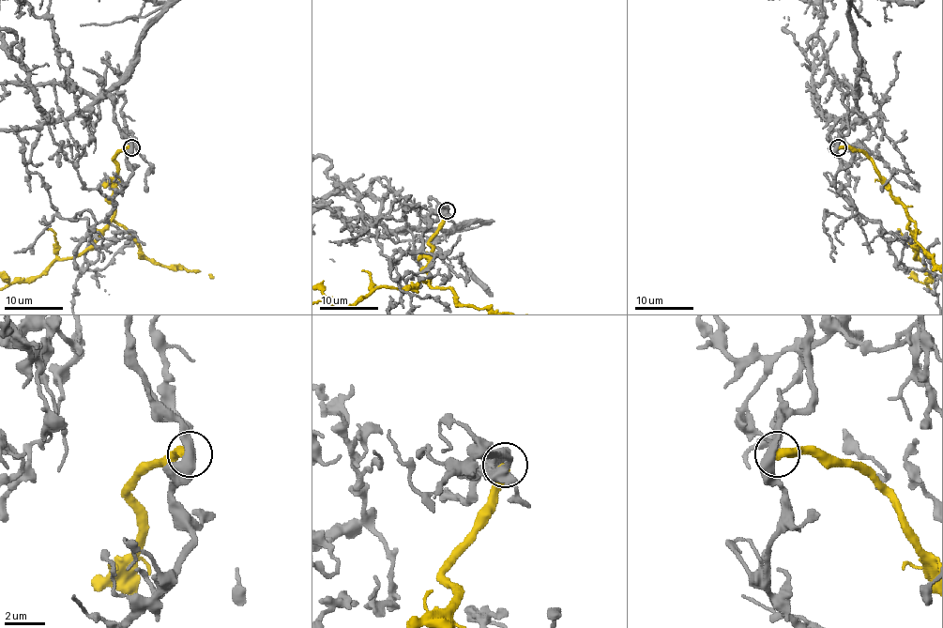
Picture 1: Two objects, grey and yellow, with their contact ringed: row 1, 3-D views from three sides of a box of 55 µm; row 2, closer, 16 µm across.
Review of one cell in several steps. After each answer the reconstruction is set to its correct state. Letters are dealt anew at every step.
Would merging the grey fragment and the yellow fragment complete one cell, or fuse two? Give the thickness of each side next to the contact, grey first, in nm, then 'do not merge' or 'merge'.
400/440 nm | do not merge

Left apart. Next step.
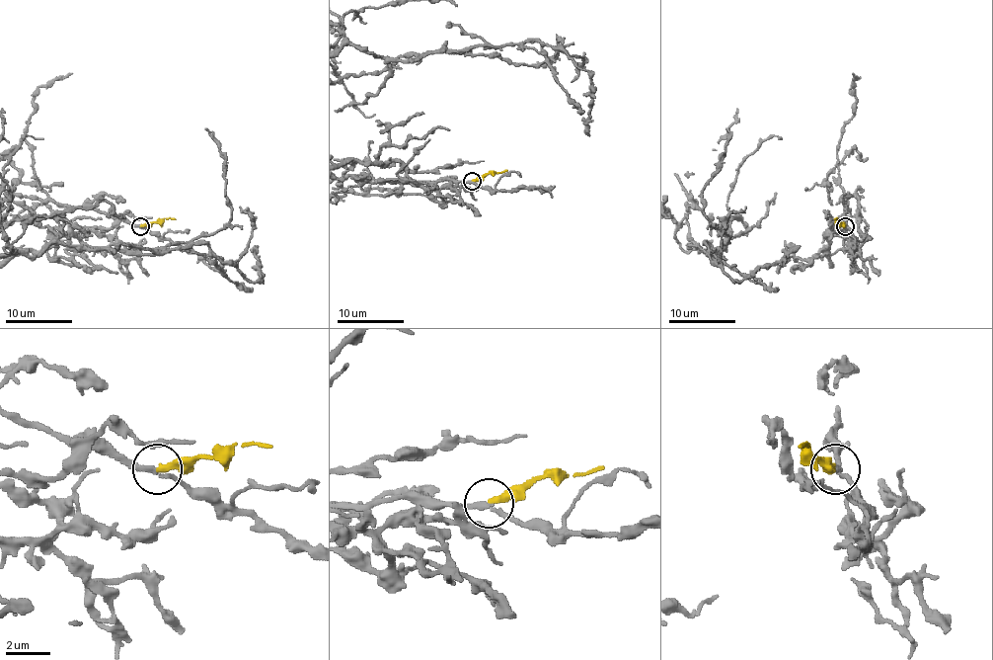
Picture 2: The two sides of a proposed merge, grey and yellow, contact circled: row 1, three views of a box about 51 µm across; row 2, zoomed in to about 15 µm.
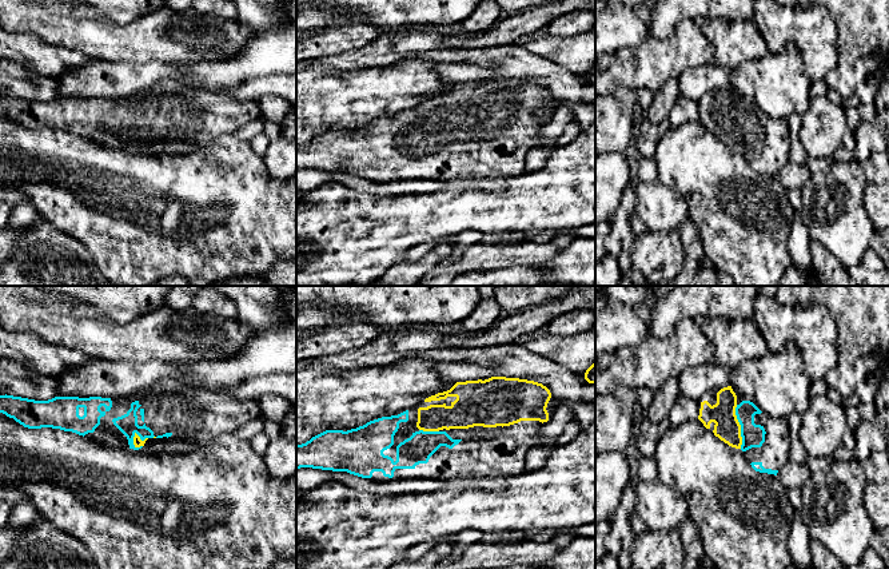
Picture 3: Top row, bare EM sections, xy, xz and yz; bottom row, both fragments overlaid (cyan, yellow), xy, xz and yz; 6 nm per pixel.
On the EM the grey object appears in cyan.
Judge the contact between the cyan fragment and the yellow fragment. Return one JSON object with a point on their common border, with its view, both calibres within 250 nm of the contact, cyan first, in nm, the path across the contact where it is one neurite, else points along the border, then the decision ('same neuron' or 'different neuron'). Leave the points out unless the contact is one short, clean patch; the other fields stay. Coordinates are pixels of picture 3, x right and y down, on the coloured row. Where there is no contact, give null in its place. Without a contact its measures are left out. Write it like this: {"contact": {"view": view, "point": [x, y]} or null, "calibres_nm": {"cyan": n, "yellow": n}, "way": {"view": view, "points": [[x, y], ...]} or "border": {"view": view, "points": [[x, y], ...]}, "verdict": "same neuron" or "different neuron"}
{"contact": {"view": "yz", "point": [741, 426]}, "calibres_nm": {"cyan": 140, "yellow": 160}, "way": {"view": "yz", "points": [[753, 436], [741, 426], [730, 426], [728, 429]]}, "verdict": "same neuron"}

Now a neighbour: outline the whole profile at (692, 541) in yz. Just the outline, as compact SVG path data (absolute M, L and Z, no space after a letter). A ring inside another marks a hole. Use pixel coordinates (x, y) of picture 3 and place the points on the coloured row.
M687 517L679 526L679 534L685 548L685 564L682 569L699 569L705 556L701 534L694 521Z

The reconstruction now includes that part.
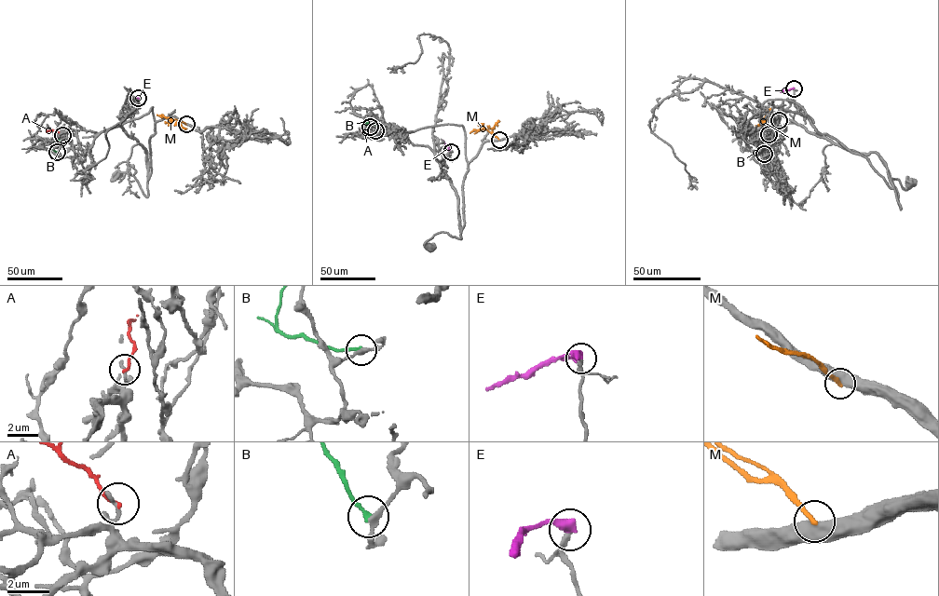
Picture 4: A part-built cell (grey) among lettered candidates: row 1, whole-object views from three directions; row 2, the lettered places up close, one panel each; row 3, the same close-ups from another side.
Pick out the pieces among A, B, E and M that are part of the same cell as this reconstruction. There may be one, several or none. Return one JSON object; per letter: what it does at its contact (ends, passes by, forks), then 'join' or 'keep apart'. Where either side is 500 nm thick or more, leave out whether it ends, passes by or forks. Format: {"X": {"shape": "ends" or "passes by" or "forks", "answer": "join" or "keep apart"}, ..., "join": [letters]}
{"A": {"shape": "ends", "answer": "keep apart"}, "B": {"shape": "ends", "answer": "keep apart"}, "E": {"answer": "join"}, "M": {"answer": "keep apart"}, "join": ["E"]}

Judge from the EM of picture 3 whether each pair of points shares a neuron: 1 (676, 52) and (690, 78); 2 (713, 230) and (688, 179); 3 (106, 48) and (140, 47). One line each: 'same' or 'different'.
1: different
2: same
3: same

